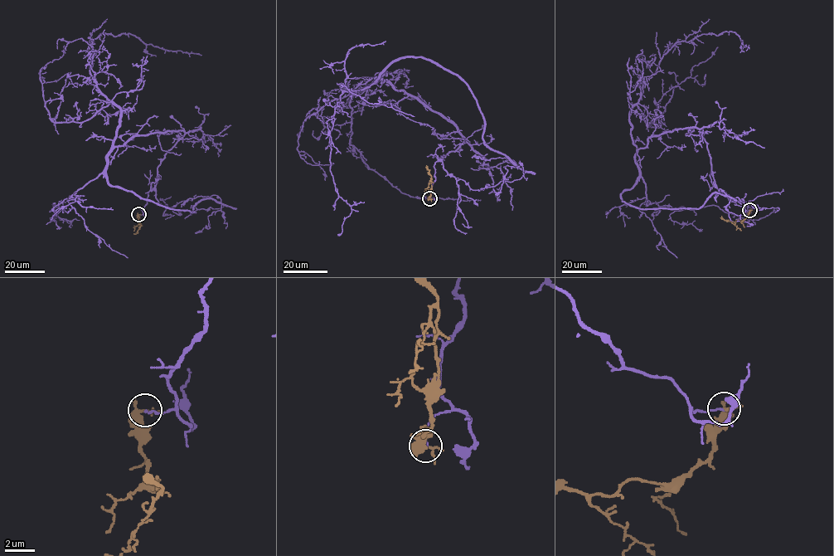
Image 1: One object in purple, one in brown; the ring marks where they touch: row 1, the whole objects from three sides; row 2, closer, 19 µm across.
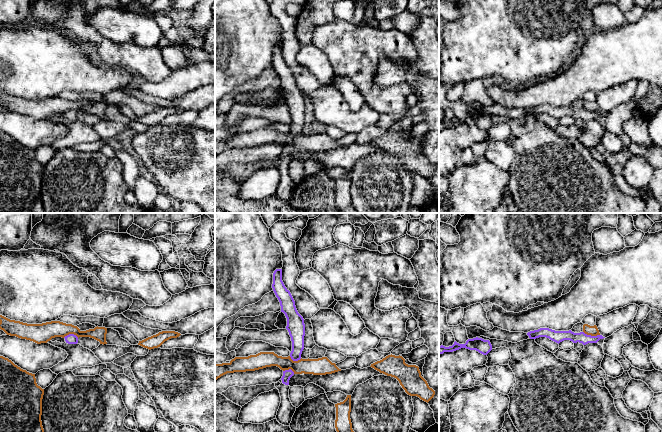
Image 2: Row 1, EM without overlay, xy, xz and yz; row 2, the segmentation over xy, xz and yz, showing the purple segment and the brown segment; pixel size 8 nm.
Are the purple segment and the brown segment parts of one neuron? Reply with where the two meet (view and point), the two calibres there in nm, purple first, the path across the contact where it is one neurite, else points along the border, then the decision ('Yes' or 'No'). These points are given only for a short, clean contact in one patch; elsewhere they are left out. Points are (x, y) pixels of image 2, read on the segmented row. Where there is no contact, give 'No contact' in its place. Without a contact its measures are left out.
Touches purple at yz (590, 335). Thickness 90 nm (purple) against 80 nm. Boundary: yz (583, 331), (589, 335), (599, 335). No

